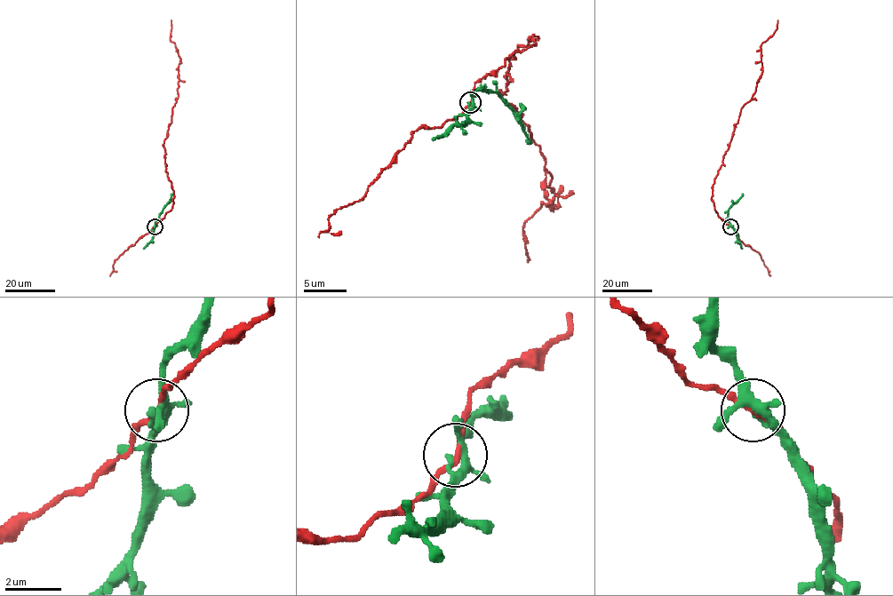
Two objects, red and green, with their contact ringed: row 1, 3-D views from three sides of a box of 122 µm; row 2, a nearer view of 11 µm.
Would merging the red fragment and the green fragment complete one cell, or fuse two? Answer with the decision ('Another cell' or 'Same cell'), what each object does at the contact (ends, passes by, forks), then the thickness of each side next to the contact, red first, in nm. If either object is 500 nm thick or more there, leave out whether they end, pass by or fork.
Same cell. At the ring red passes by. At the ring green ends. Thickness 160 nm (red) against 200 nm

